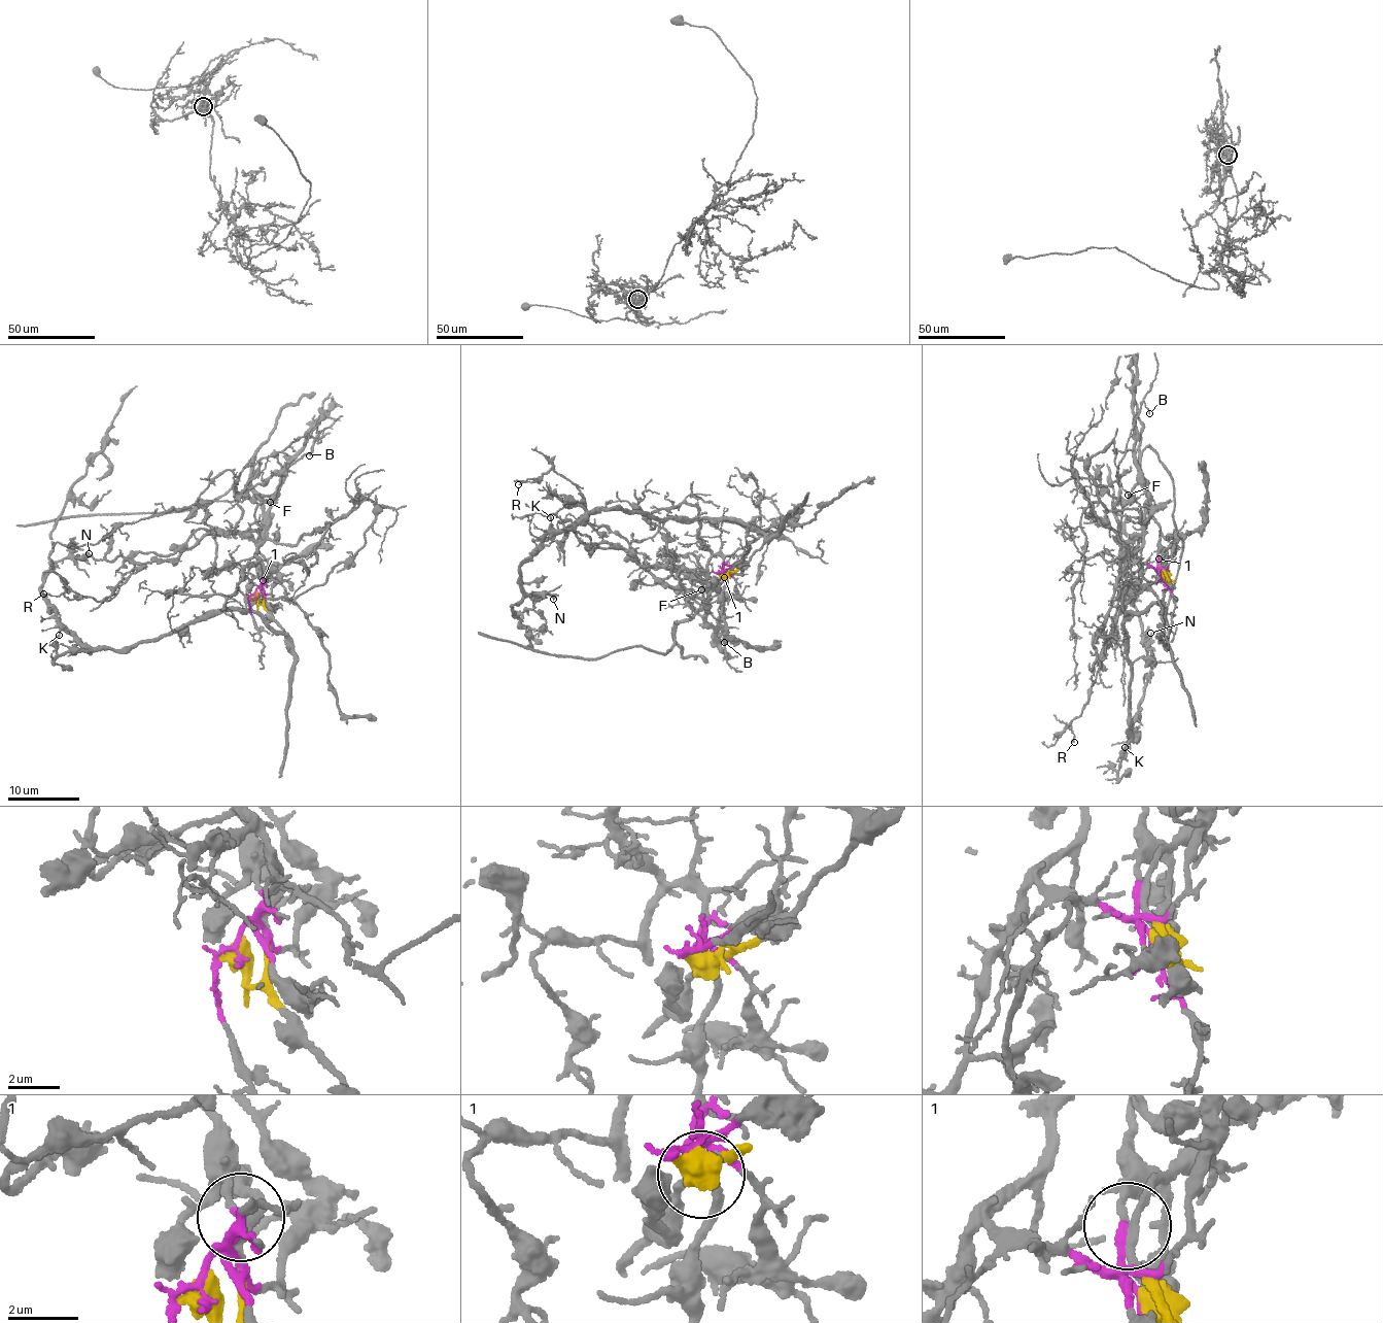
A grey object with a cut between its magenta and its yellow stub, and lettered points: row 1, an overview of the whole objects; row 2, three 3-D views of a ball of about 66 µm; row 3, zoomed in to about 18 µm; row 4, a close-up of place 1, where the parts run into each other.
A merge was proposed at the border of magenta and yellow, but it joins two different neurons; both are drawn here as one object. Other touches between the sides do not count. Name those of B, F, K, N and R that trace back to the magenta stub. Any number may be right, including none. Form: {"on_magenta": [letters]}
{"on_magenta": ["B", "F", "R"]}

